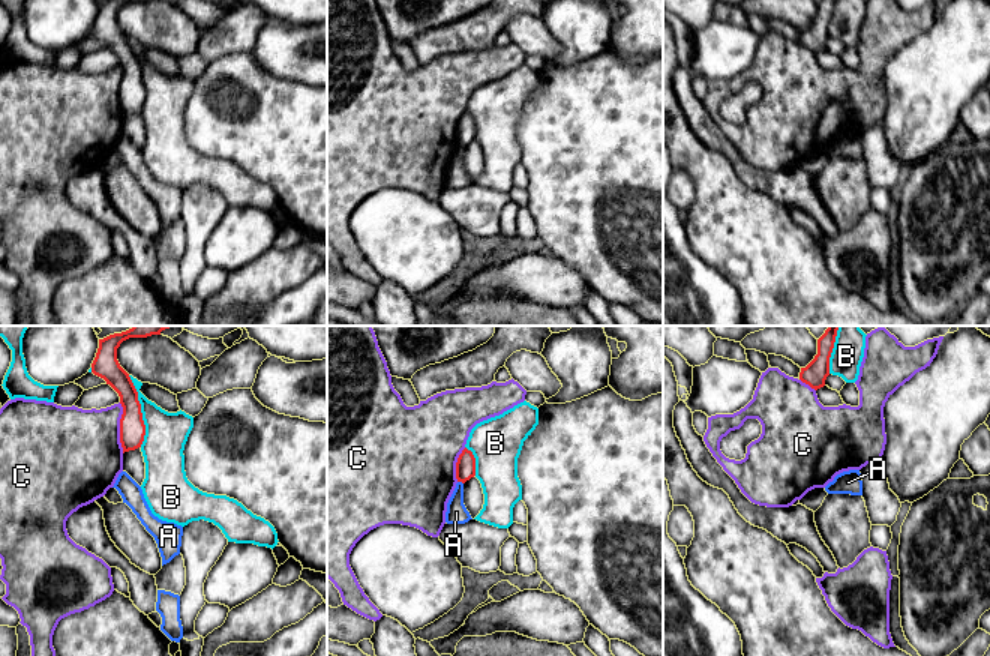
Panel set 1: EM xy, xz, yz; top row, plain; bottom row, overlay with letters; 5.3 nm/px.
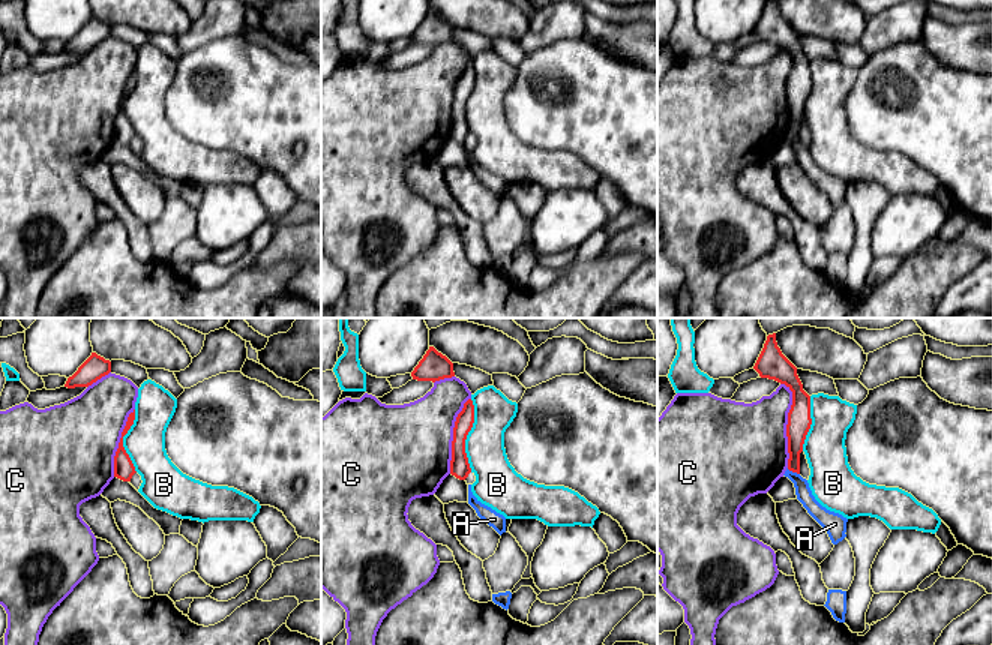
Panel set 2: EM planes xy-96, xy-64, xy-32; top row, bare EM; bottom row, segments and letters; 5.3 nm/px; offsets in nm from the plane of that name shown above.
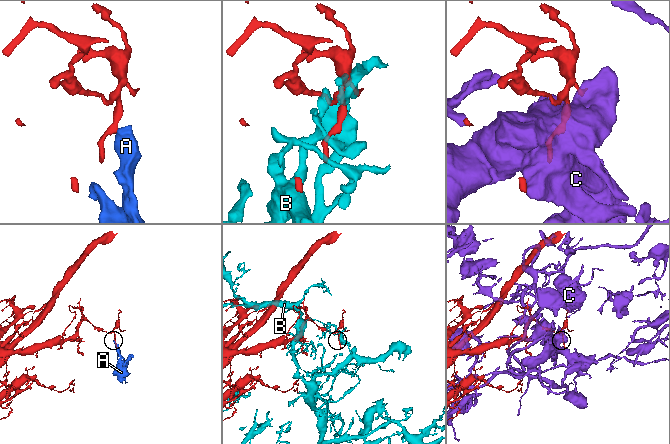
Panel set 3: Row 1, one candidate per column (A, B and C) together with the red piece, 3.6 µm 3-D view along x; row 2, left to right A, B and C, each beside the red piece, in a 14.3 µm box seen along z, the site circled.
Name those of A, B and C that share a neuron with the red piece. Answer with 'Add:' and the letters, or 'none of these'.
Add: none of these

